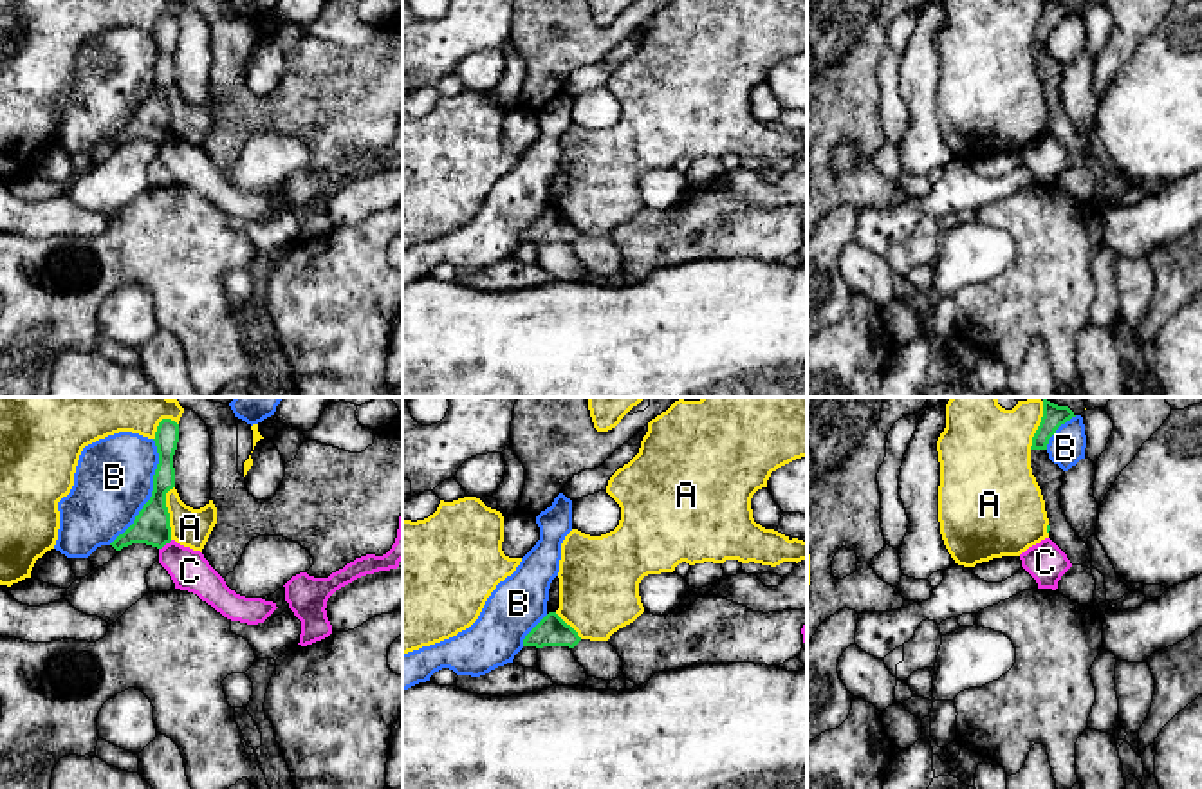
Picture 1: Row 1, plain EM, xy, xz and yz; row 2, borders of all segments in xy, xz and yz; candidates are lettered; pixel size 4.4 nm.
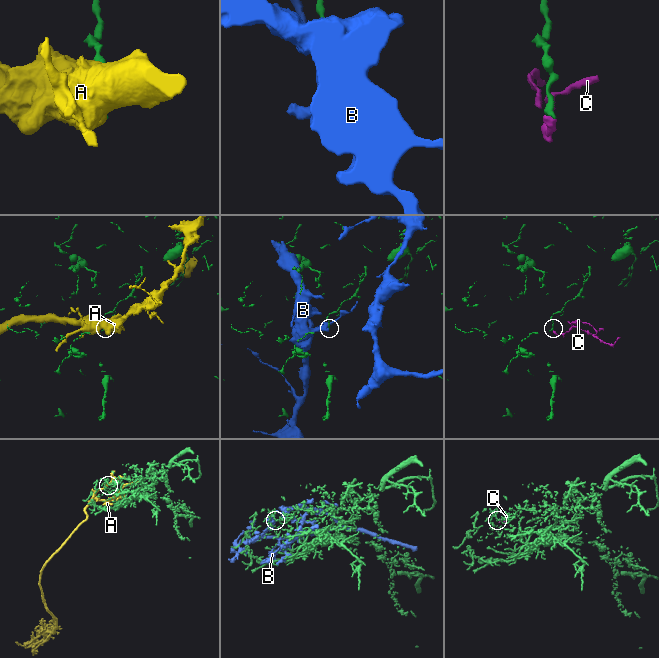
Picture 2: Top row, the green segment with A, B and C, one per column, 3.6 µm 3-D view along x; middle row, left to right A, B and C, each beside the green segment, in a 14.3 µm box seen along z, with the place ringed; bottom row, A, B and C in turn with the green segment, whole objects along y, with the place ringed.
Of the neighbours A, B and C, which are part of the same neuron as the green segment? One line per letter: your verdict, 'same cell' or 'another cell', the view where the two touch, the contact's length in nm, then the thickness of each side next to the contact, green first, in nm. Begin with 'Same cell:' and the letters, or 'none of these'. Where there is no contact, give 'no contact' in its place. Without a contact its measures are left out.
Same cell: none of these
A: another cell | xy | 240 nm | 160/170 nm
B: another cell | xy | 500 nm | 160/360 nm
C: another cell | xy | 80 nm | 160/180 nm

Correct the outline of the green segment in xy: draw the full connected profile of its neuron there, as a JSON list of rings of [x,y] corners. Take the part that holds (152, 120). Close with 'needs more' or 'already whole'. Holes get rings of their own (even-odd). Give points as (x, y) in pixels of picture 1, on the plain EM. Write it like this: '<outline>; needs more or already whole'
[[[162,14],[153,36],[159,49],[159,60],[153,70],[152,92],[139,107],[134,119],[110,139],[116,146],[132,139],[146,139],[162,144],[171,137],[166,88],[175,83],[173,51],[179,38],[179,20],[171,14]]]; already whole

